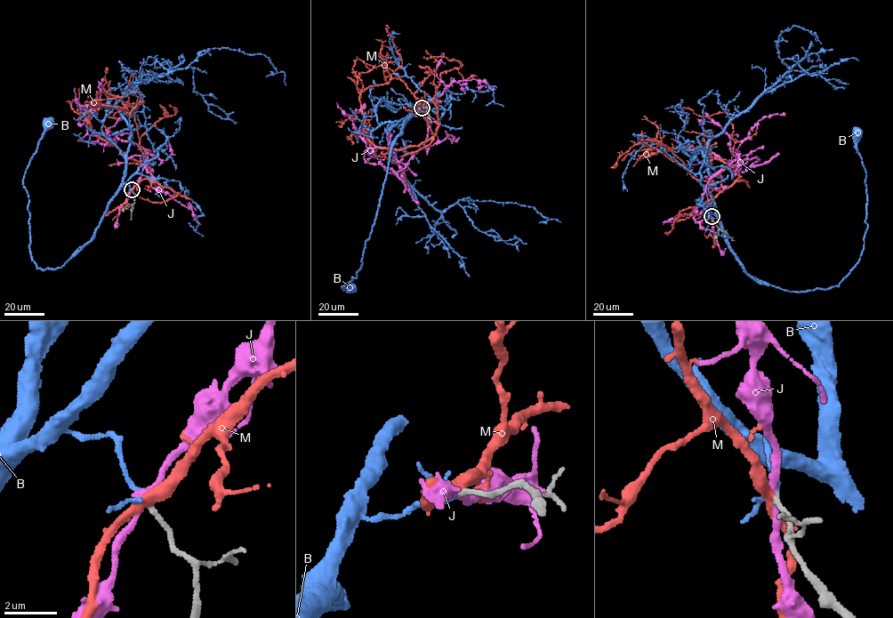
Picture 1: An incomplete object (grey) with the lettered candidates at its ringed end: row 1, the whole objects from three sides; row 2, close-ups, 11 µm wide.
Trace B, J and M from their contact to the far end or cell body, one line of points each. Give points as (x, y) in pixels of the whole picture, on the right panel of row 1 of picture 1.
B: (711, 216), (757, 281), (794, 292), (836, 286), (859, 259), (867, 227), (856, 134)
J: (711, 215), (707, 181), (741, 160), (759, 159), (739, 172), (728, 167), (740, 143), (759, 121), (785, 114)
M: (711, 216), (704, 203), (740, 176), (737, 169), (703, 148), (664, 150), (644, 141), (611, 166)

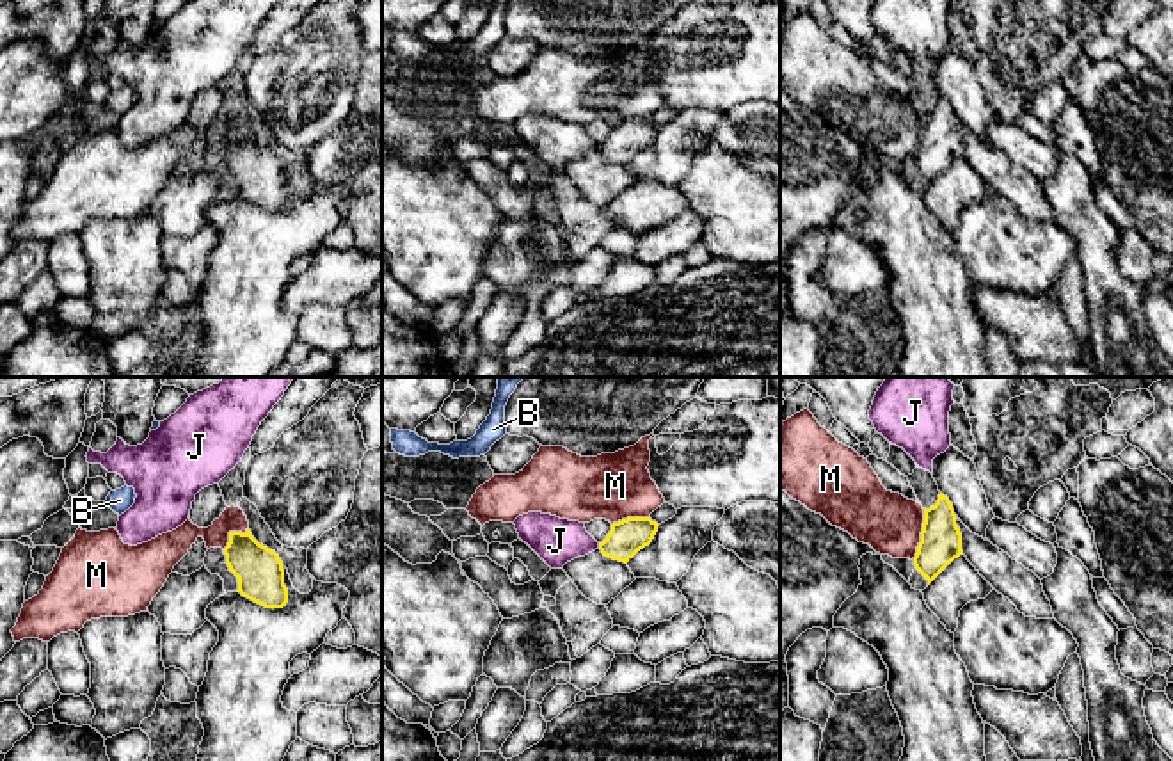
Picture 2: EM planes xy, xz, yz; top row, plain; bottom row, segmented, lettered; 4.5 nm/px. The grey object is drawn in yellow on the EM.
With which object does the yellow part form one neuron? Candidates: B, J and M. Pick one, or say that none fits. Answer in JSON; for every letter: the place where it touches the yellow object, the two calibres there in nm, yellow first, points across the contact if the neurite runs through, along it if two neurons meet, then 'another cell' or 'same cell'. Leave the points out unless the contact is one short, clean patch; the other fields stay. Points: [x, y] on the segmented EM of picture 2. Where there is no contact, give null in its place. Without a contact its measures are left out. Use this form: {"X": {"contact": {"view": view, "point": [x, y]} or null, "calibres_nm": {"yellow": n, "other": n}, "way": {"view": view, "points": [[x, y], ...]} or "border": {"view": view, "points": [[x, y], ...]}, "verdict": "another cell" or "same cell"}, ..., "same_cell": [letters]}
{"B": {"contact": null, "verdict": "same cell"}, "J": {"contact": {"view": "xz", "point": [599, 546]}, "calibres_nm": {"yellow": 160, "other": 220}, "border": {"view": "xz", "points": [[598, 543], [599, 548]]}, "verdict": "another cell"}, "M": {"contact": {"view": "yz", "point": [921, 534]}, "calibres_nm": {"yellow": 190, "other": 280}, "border": {"view": "yz", "points": [[925, 509], [919, 544], [912, 559]]}, "verdict": "another cell"}, "same_cell": ["B"]}

